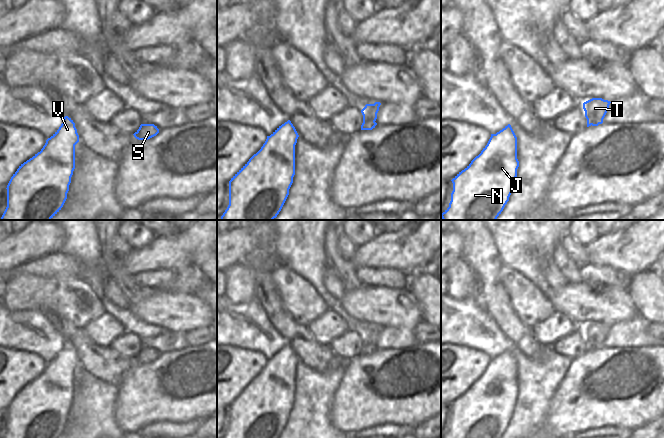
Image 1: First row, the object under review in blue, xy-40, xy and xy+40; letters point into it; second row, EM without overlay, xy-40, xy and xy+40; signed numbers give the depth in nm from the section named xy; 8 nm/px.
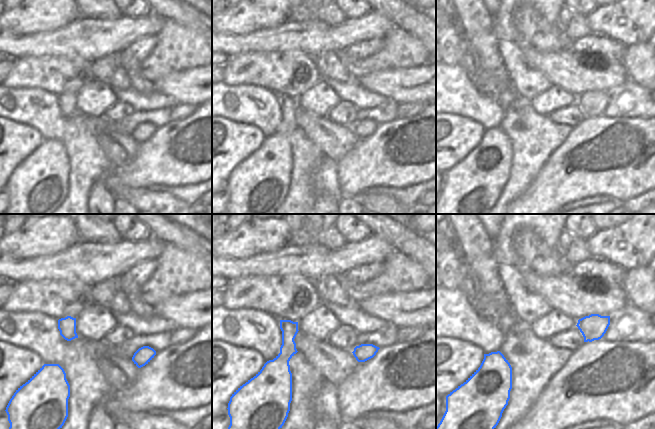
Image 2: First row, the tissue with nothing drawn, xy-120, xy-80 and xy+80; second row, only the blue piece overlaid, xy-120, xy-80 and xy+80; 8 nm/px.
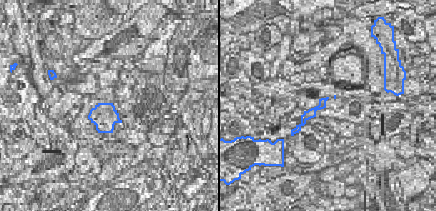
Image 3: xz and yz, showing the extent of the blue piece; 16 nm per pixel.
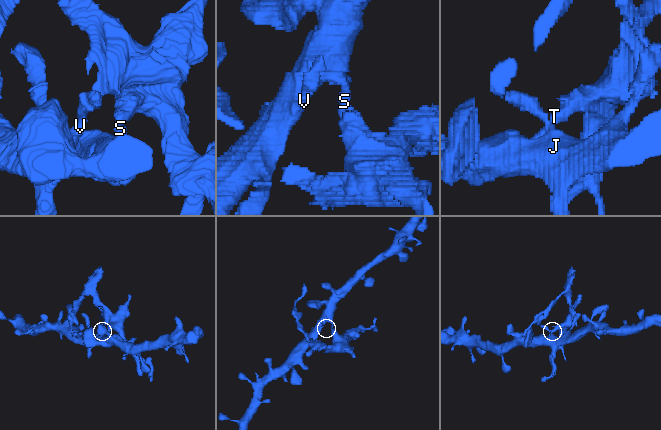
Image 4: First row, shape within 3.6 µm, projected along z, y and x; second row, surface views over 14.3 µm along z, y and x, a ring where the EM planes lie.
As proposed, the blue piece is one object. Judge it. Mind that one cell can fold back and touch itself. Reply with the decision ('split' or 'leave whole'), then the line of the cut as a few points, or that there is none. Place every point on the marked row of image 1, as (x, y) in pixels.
split; cut in xy along (363, 119), (374, 122)

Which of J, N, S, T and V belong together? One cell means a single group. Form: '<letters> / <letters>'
J N S V / T

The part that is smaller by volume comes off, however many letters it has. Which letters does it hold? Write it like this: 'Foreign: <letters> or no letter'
Foreign: T

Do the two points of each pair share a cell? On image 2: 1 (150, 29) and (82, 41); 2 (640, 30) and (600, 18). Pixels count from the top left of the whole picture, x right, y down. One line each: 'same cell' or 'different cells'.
1: same cell
2: same cell

